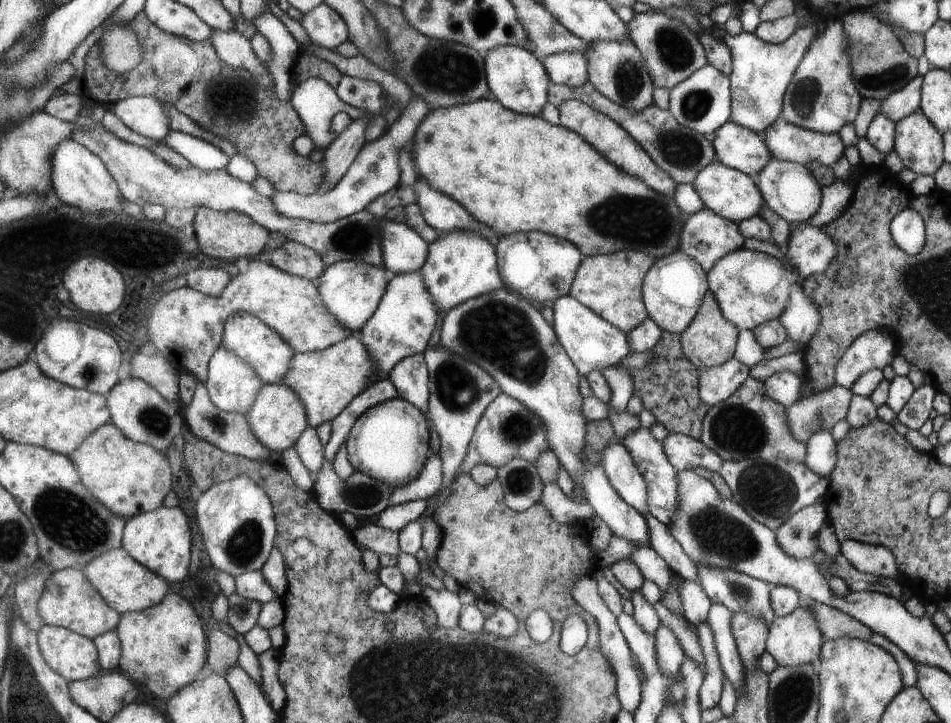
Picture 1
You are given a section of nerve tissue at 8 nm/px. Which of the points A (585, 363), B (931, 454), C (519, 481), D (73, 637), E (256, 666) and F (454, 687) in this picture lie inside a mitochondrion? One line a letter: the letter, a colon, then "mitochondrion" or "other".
A: other
B: other
C: mitochondrion
D: other
E: other
F: mitochondrion

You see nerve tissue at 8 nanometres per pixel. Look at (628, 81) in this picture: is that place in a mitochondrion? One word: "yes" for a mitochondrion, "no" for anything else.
yes

